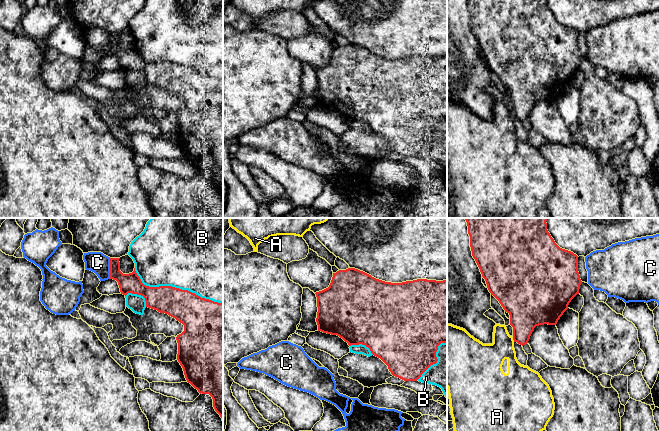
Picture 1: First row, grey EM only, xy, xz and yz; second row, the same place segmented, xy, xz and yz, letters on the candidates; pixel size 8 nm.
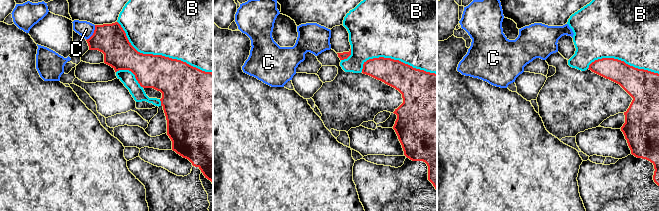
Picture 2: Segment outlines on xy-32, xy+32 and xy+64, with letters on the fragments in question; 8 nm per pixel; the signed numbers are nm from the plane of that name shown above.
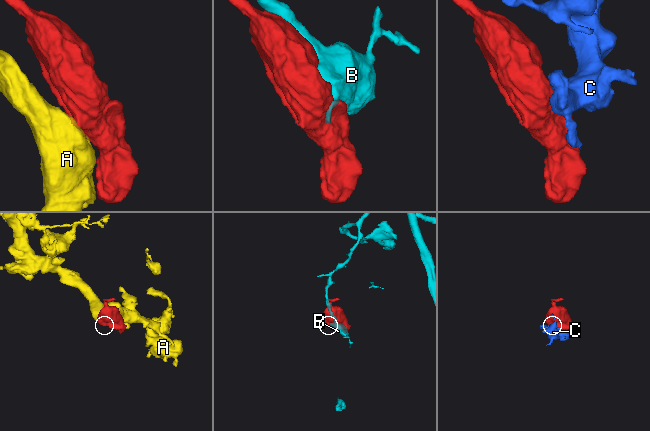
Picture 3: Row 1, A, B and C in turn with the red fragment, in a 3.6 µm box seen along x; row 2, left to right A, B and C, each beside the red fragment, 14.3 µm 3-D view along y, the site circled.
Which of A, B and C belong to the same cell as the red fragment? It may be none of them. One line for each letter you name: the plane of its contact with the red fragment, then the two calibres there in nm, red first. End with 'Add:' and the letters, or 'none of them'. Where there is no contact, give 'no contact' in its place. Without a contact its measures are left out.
Add: none of them

